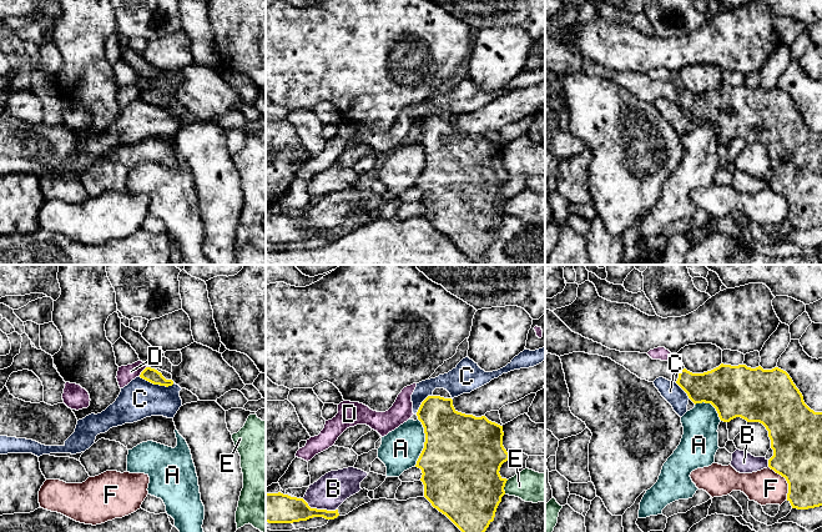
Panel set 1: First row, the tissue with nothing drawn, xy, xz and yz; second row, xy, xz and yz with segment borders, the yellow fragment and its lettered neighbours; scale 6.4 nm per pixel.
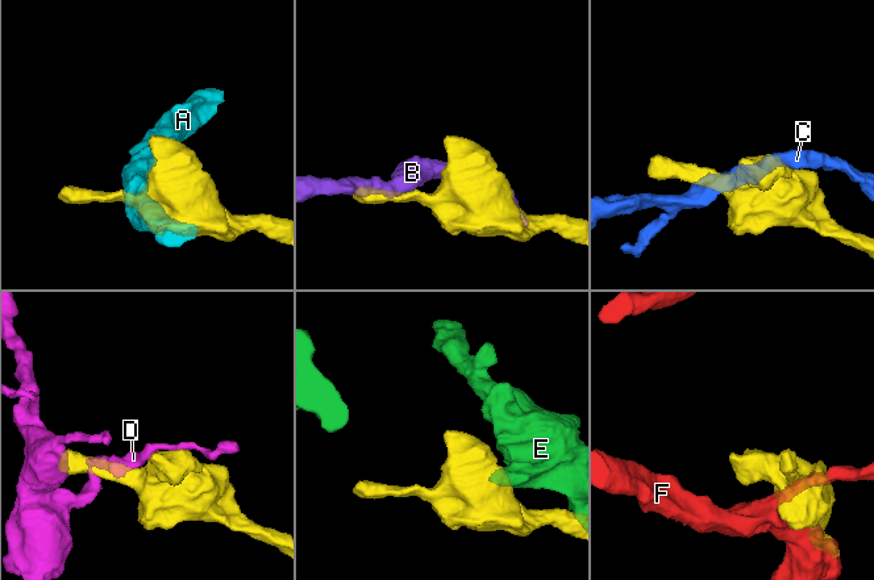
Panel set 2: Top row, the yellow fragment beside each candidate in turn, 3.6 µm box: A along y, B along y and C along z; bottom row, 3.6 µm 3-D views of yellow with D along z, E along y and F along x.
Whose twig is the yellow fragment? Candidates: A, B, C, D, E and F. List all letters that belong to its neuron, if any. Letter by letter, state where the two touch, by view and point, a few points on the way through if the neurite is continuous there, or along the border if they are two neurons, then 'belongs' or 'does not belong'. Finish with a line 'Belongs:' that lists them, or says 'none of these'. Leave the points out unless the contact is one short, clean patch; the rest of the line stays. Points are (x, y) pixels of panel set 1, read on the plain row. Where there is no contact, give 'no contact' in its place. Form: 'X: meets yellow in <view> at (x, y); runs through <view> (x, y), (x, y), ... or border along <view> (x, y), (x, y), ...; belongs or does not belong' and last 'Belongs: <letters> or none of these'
A: meets yellow in xz at (424, 162); does not belong
B: meets yellow in xz at (319, 230); does not belong
C: meets yellow in xy at (157, 104); border along xy (140, 96), (154, 104), (166, 106), (174, 104); does not belong
D: meets yellow in xy at (142, 91); border along xy (146, 86), (139, 96); does not belong
E: meets yellow in xz at (504, 206); does not belong
F: meets yellow in yz at (786, 200); does not belong
Belongs: none of these

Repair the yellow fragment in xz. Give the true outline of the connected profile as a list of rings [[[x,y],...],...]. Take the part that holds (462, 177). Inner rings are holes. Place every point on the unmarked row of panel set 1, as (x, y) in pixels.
[[[435,109],[417,132],[425,154],[424,169],[415,187],[422,190],[424,217],[445,235],[464,255],[479,260],[494,241],[496,229],[505,215],[506,199],[499,194],[510,176],[503,166],[503,146],[485,136],[458,132],[450,114]]]

